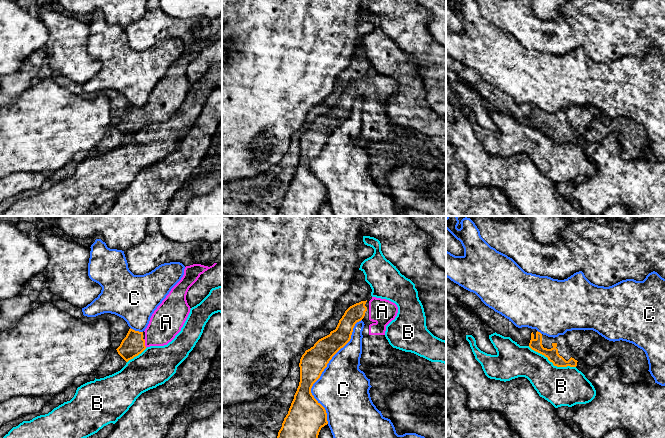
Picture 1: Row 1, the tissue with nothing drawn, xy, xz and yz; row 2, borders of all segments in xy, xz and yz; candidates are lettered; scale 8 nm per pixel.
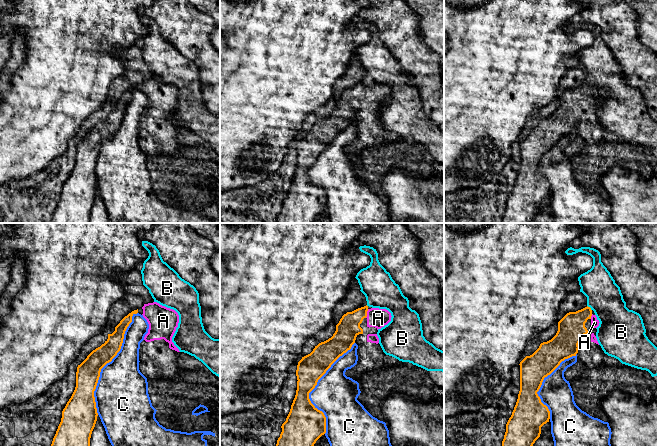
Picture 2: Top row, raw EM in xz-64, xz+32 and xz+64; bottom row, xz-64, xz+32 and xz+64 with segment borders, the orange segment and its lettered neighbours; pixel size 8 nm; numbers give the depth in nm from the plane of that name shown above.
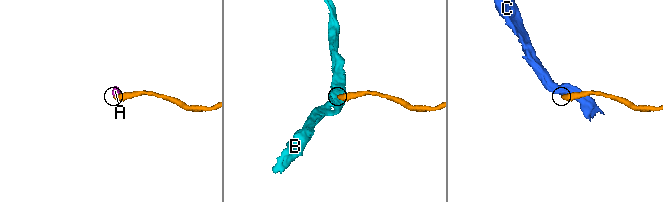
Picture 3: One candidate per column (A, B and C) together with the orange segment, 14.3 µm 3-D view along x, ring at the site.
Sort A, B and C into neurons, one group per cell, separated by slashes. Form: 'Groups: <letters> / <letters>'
Groups: A / B / C

